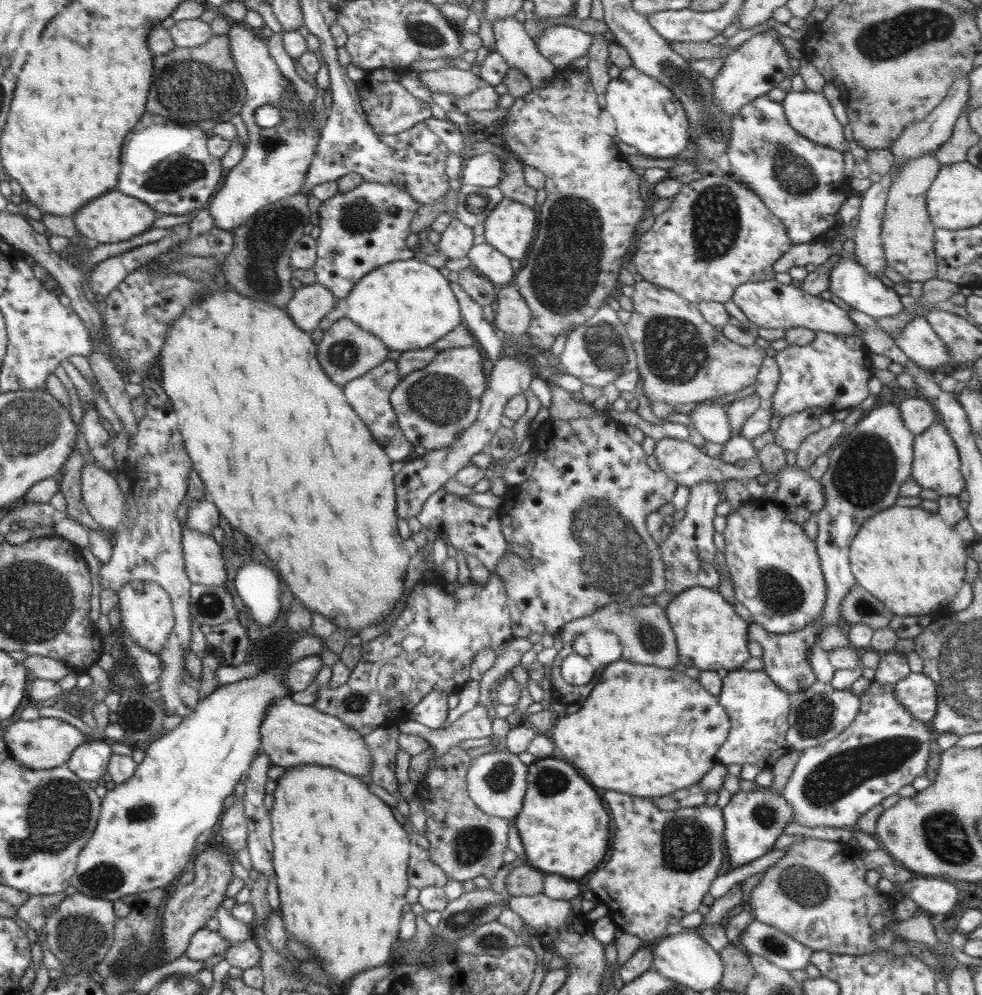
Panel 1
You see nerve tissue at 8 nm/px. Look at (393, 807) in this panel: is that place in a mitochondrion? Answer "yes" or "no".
no

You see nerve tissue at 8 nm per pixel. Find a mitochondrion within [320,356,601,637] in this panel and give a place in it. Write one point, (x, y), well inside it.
(442, 399)

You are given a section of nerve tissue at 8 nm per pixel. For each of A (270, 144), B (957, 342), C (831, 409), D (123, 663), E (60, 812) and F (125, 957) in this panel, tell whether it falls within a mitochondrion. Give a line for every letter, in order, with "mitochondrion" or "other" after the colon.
A: other
B: mitochondrion
C: other
D: other
E: mitochondrion
F: mitochondrion

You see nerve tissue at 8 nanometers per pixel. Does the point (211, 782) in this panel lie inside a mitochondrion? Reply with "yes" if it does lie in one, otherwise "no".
no

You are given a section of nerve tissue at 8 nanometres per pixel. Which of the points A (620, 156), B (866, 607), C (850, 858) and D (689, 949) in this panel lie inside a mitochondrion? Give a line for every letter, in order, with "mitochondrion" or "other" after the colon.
A: other
B: mitochondrion
C: other
D: other

